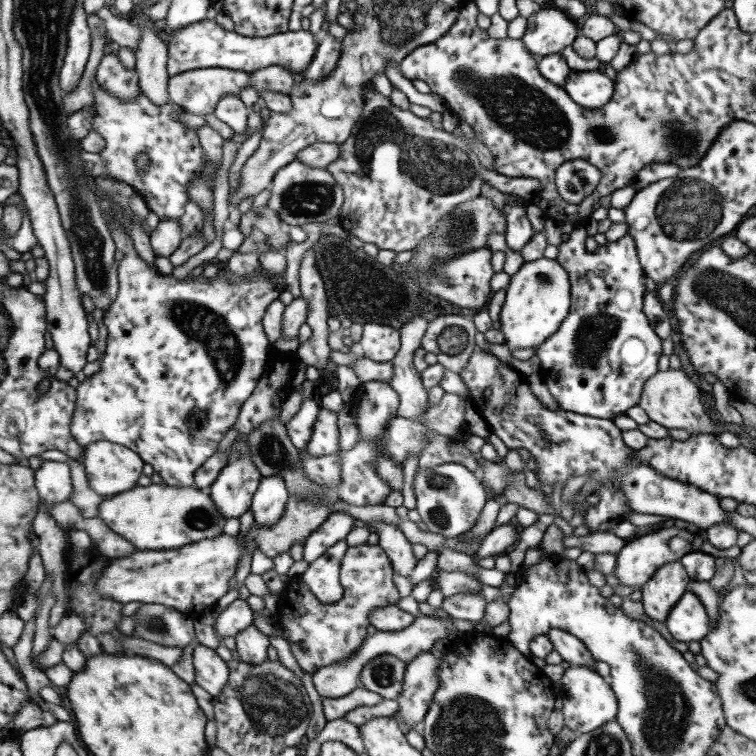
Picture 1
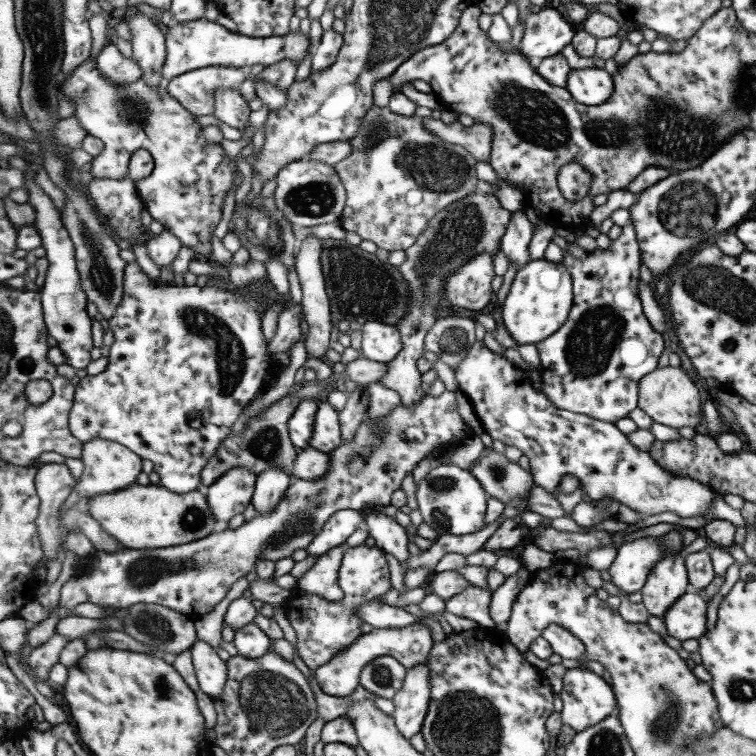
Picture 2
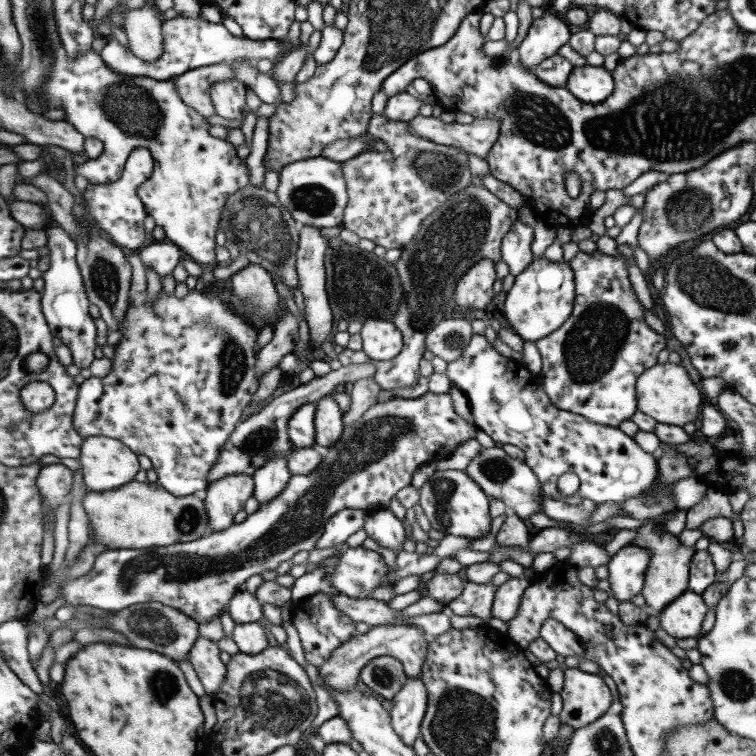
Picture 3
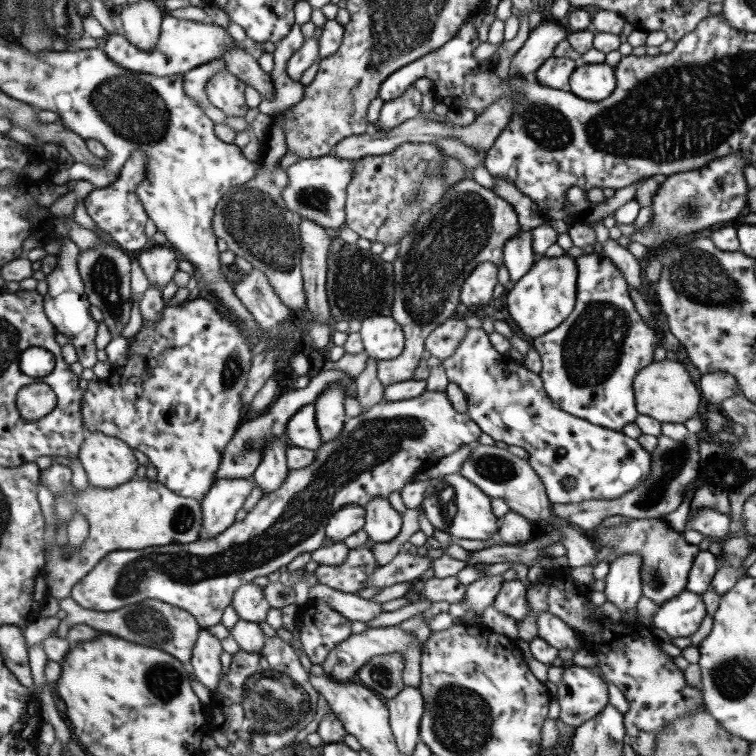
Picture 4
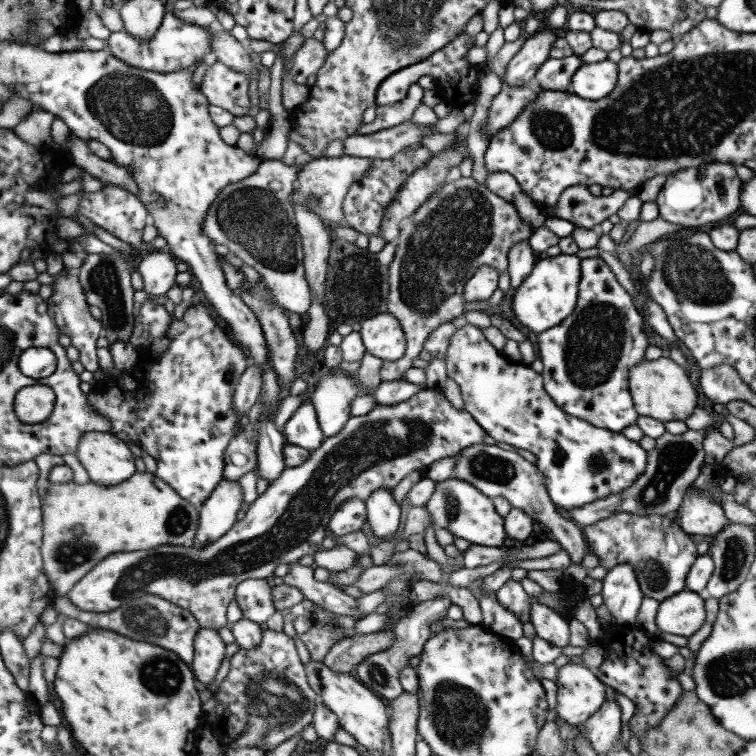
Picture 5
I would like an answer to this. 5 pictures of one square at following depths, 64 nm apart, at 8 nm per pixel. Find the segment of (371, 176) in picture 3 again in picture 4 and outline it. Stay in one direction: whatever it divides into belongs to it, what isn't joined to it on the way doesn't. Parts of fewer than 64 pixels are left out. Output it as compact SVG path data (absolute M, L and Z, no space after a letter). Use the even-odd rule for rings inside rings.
M405 142L387 156L359 158L353 166L353 178L345 190L345 228L351 228L359 238L397 244L411 234L419 216L441 202L445 192L463 182L463 166L455 158L447 158L435 144Z

